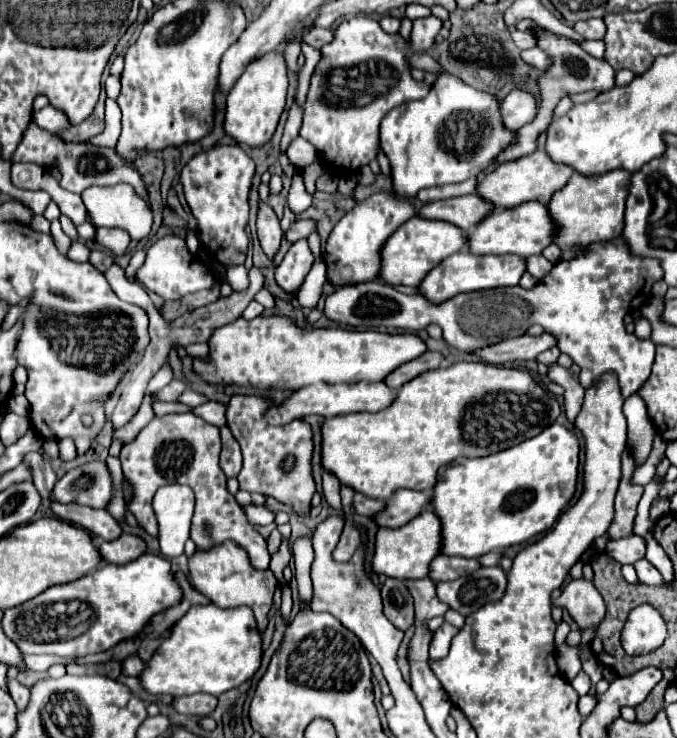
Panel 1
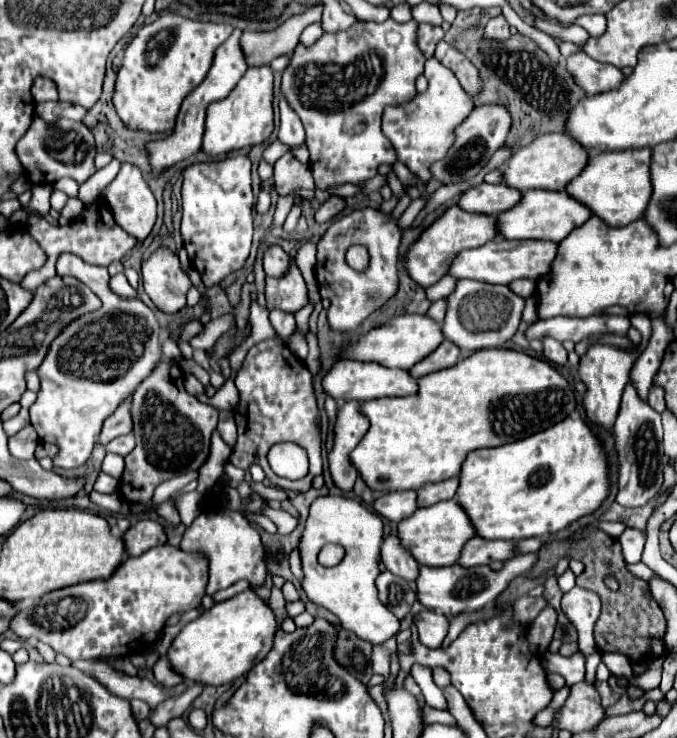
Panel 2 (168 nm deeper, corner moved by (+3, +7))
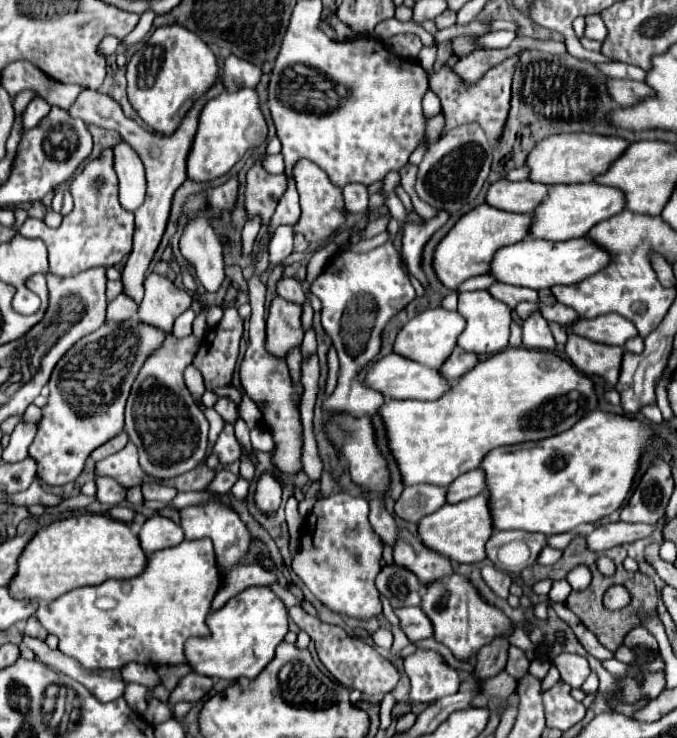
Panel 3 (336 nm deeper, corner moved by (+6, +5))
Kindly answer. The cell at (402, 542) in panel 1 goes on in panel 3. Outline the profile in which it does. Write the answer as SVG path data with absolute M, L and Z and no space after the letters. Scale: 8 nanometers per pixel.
M476 495L472 499L454 503L454 505L442 505L438 511L426 515L420 523L418 523L418 537L420 541L448 557L450 561L456 563L478 563L486 557L484 553L484 543L486 539L492 535L492 523L490 523L490 511L486 507L486 495Z

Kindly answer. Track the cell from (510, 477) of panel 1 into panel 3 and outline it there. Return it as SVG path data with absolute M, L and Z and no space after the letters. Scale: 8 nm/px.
M594 411L582 417L572 429L554 437L542 439L538 443L522 443L488 451L480 463L480 469L486 477L486 495L494 531L522 529L530 533L556 535L556 531L566 533L580 523L594 523L614 513L628 497L640 453L648 445L650 437L652 431L636 419Z

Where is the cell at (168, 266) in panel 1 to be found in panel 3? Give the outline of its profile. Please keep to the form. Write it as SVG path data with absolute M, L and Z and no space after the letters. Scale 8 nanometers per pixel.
M150 273L144 281L144 299L138 307L138 319L170 333L176 317L190 305L192 297L186 289L176 287L166 275Z

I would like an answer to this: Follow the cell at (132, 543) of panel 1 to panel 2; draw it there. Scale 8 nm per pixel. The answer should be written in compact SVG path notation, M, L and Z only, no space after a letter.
M141 519L135 525L131 525L131 529L123 535L125 539L125 547L129 555L141 555L147 549L165 543L167 541L167 533L165 527L159 521L153 519Z

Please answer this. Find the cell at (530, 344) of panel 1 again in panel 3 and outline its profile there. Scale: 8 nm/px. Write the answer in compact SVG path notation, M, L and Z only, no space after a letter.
M616 313L600 315L594 319L578 319L576 323L570 325L570 333L586 337L596 343L620 345L620 347L626 343L626 339L638 335L634 323Z

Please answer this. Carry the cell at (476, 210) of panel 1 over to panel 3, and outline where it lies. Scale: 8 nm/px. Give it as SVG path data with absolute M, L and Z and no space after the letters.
M500 179L490 185L486 193L486 203L502 211L530 213L534 205L538 205L546 197L546 193L548 187L542 183L530 183L530 181L510 183L506 179Z

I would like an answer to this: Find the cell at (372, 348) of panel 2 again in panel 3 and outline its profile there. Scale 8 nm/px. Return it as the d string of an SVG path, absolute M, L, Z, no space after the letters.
M442 307L426 309L426 311L418 313L414 319L410 319L396 333L392 351L406 357L406 359L410 359L410 361L416 361L416 363L422 363L426 367L438 369L444 363L446 355L450 355L450 351L454 349L456 337L458 337L458 333L462 333L462 327L464 327L464 321L456 311L446 311Z

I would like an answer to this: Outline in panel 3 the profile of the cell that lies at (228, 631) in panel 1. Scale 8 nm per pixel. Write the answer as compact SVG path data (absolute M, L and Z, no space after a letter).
M248 587L232 597L222 609L206 617L210 635L192 637L184 645L186 661L194 673L216 679L256 677L274 657L274 649L288 633L288 611L268 587Z

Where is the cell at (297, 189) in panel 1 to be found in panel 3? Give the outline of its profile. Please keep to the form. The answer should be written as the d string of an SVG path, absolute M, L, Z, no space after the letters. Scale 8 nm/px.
M280 225L274 231L274 237L270 241L270 263L278 265L286 259L286 255L292 253L292 241L294 241L294 229L292 225Z

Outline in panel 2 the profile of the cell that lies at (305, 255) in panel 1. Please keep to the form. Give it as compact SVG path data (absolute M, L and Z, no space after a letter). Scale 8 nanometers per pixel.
M295 261L291 263L291 269L283 279L267 277L265 297L267 297L267 309L281 309L285 313L295 315L301 307L305 307L307 287Z

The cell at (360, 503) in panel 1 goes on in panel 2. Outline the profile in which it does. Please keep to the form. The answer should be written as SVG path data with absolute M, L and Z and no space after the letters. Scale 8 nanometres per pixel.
M393 491L383 495L381 499L375 501L375 511L389 521L403 521L405 517L411 517L419 507L417 507L417 491Z

